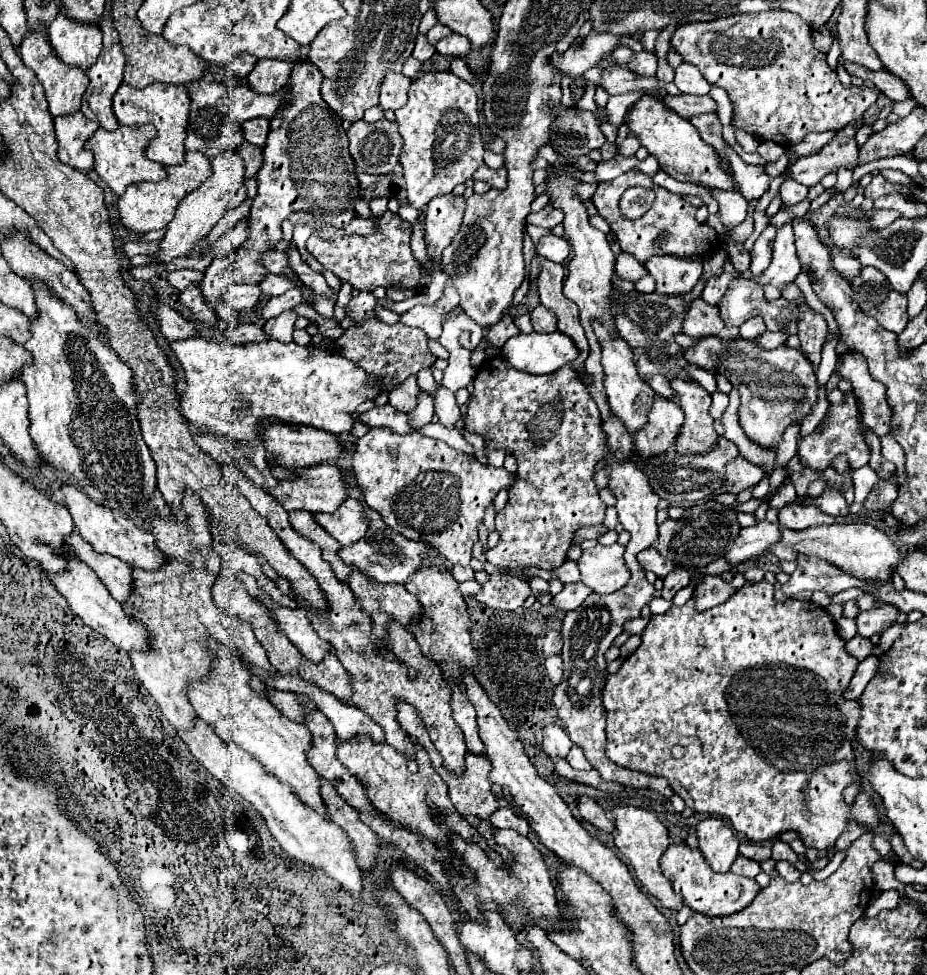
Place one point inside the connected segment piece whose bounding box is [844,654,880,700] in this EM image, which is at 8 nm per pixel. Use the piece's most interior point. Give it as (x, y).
(867, 668)

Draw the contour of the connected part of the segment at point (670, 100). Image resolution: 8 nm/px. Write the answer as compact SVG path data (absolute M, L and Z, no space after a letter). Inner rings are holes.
M682 94L682 96L666 96L664 104L668 108L672 108L674 112L678 112L682 118L690 120L696 114L708 114L708 112L718 112L718 104L706 94L706 96L690 96L690 94Z

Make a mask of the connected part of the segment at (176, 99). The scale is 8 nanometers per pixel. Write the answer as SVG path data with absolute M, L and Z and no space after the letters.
M154 82L146 86L144 90L136 90L128 84L122 84L118 92L114 94L114 114L120 124L124 126L142 126L142 124L152 124L156 128L156 138L152 140L152 146L148 146L146 156L152 162L170 166L170 164L180 164L184 162L184 138L186 138L186 128L188 128L188 116L190 116L190 100L188 90L184 86L174 86L174 84L160 84Z

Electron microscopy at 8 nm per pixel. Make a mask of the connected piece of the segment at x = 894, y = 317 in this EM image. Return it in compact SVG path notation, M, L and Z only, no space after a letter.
M868 266L862 268L862 274L858 278L852 278L854 284L854 298L860 304L860 308L876 318L876 322L894 334L900 334L908 324L906 314L906 296L892 290L888 278Z

